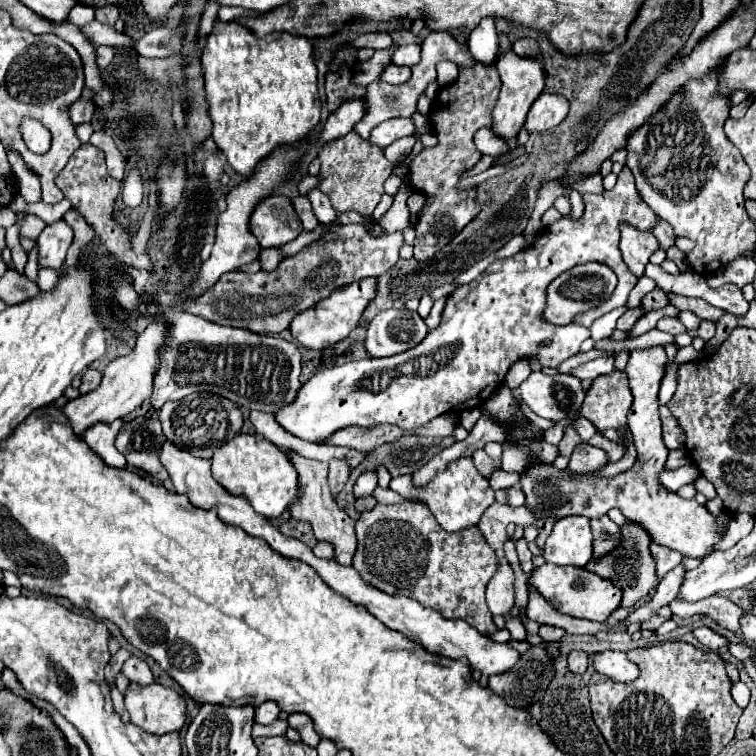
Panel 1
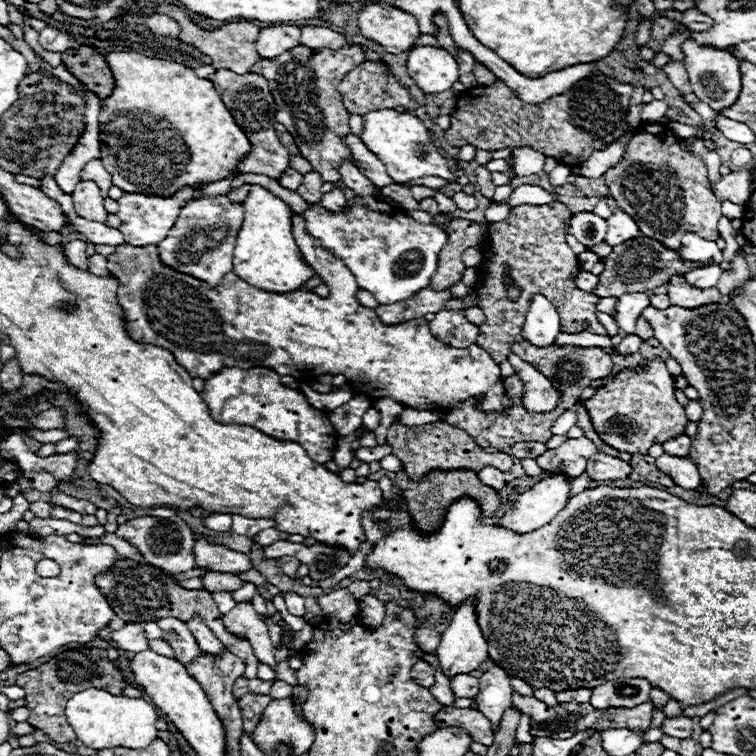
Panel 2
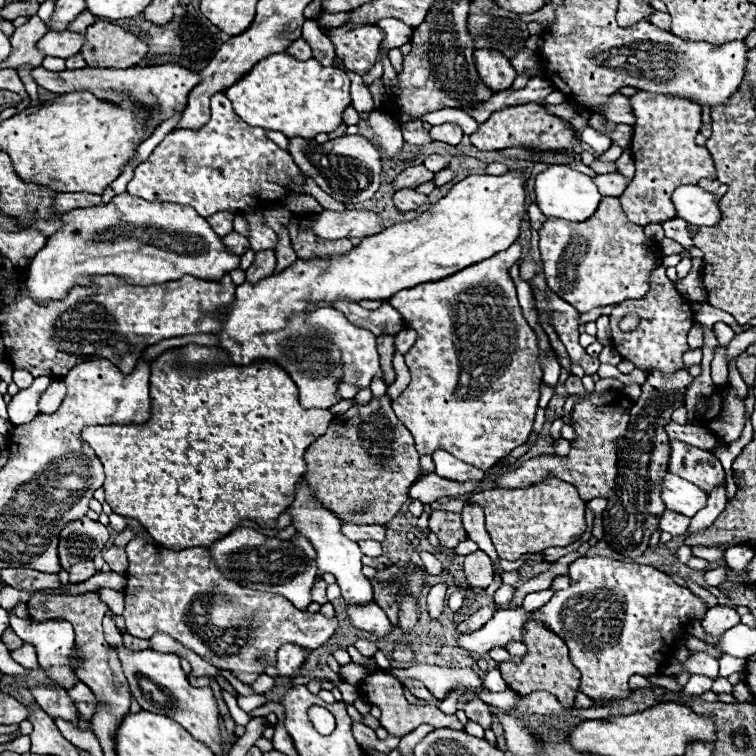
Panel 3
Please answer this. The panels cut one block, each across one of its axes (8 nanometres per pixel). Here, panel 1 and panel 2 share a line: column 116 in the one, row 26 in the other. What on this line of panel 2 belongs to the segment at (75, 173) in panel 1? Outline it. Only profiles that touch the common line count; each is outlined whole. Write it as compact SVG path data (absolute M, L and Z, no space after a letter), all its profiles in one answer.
M156 4L154 6L154 12L158 14L166 14L174 20L180 22L180 38L192 46L196 46L200 52L204 52L206 56L210 56L212 60L212 66L218 70L218 68L228 68L236 74L246 74L250 72L250 68L260 60L260 54L256 52L256 38L260 34L260 28L250 24L250 22L234 22L234 24L226 24L222 28L216 28L216 30L210 30L210 32L204 32L204 30L198 30L198 26L186 16L186 12L180 8L180 6L172 6L172 4Z

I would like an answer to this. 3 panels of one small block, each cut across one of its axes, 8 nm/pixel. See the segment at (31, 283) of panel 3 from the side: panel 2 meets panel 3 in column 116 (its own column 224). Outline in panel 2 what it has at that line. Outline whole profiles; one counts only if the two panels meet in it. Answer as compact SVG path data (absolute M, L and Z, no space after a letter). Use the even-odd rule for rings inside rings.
M210 196L184 206L180 212L180 220L176 222L176 228L172 228L172 232L168 234L168 240L162 240L158 244L162 262L176 268L178 272L190 274L198 280L208 282L208 286L216 288L220 280L228 272L232 272L232 252L236 234L242 226L242 218L244 218L242 204L230 202L228 196ZM204 236L206 246L202 246Z

